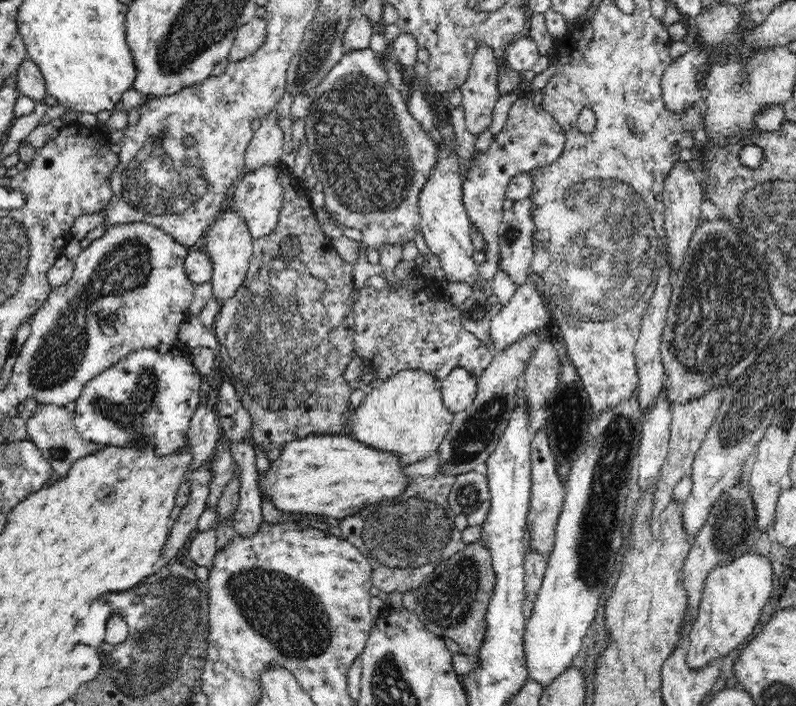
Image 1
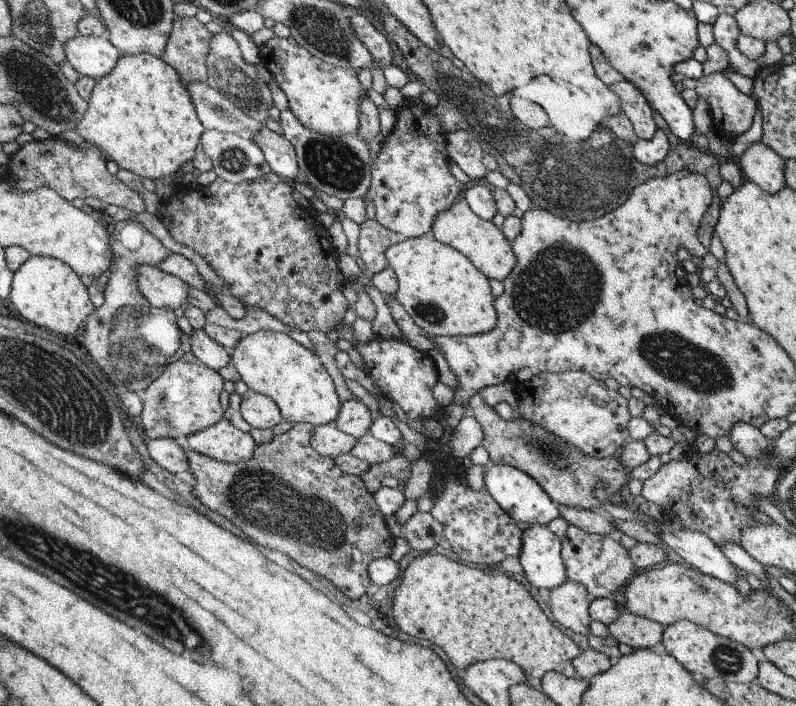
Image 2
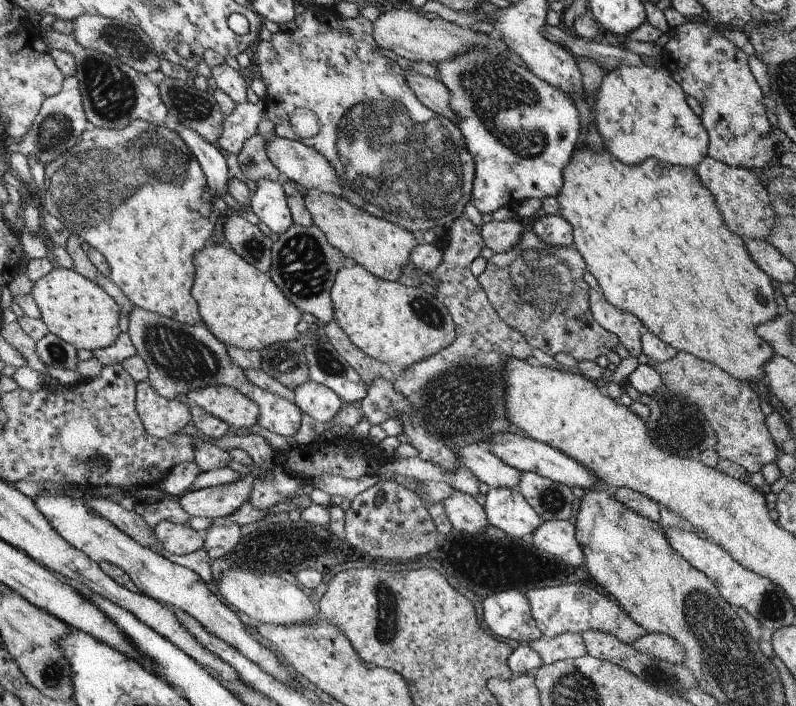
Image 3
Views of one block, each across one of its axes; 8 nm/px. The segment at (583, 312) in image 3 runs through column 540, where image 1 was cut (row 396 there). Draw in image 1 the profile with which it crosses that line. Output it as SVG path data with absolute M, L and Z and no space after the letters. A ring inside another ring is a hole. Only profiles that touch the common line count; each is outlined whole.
M279 167L278 181L284 189L280 220L268 236L253 239L253 257L244 282L233 297L225 300L213 326L222 357L220 369L246 405L246 411L252 415L254 444L260 445L270 462L282 455L288 442L303 440L309 435L348 433L348 418L352 414L348 404L353 389L342 370L355 357L352 349L355 330L352 298L356 288L352 280L352 263L340 257L332 239L322 232L308 191L300 179L286 167Z

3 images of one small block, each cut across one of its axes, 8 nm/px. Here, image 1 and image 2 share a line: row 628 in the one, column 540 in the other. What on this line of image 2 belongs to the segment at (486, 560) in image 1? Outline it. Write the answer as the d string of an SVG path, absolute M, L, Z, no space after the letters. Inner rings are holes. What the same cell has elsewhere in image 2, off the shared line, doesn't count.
M478 393L470 399L468 409L483 428L481 445L487 450L490 462L510 465L525 472L540 484L557 505L602 511L603 501L612 501L612 496L618 494L620 487L629 480L629 472L617 456L595 459L530 421L522 418L507 421Z

